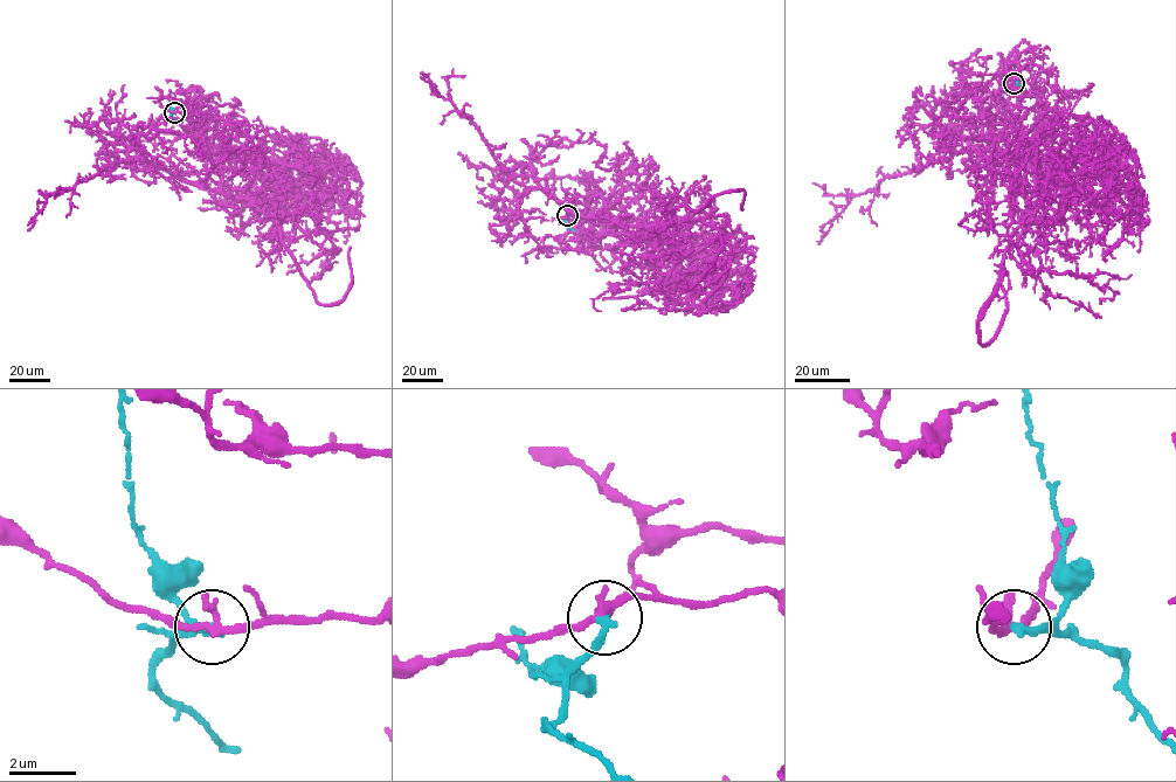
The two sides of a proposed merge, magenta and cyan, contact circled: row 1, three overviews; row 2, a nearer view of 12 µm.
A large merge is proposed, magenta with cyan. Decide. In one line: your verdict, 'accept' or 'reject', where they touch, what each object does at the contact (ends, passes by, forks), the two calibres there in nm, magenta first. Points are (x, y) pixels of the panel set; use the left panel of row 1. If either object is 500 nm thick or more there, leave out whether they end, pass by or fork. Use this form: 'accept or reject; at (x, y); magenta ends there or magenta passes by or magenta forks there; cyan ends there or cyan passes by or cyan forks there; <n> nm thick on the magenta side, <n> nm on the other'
reject; at (174, 112); magenta passes by; cyan ends there; 240 nm thick on the magenta side, 280 nm on the other

